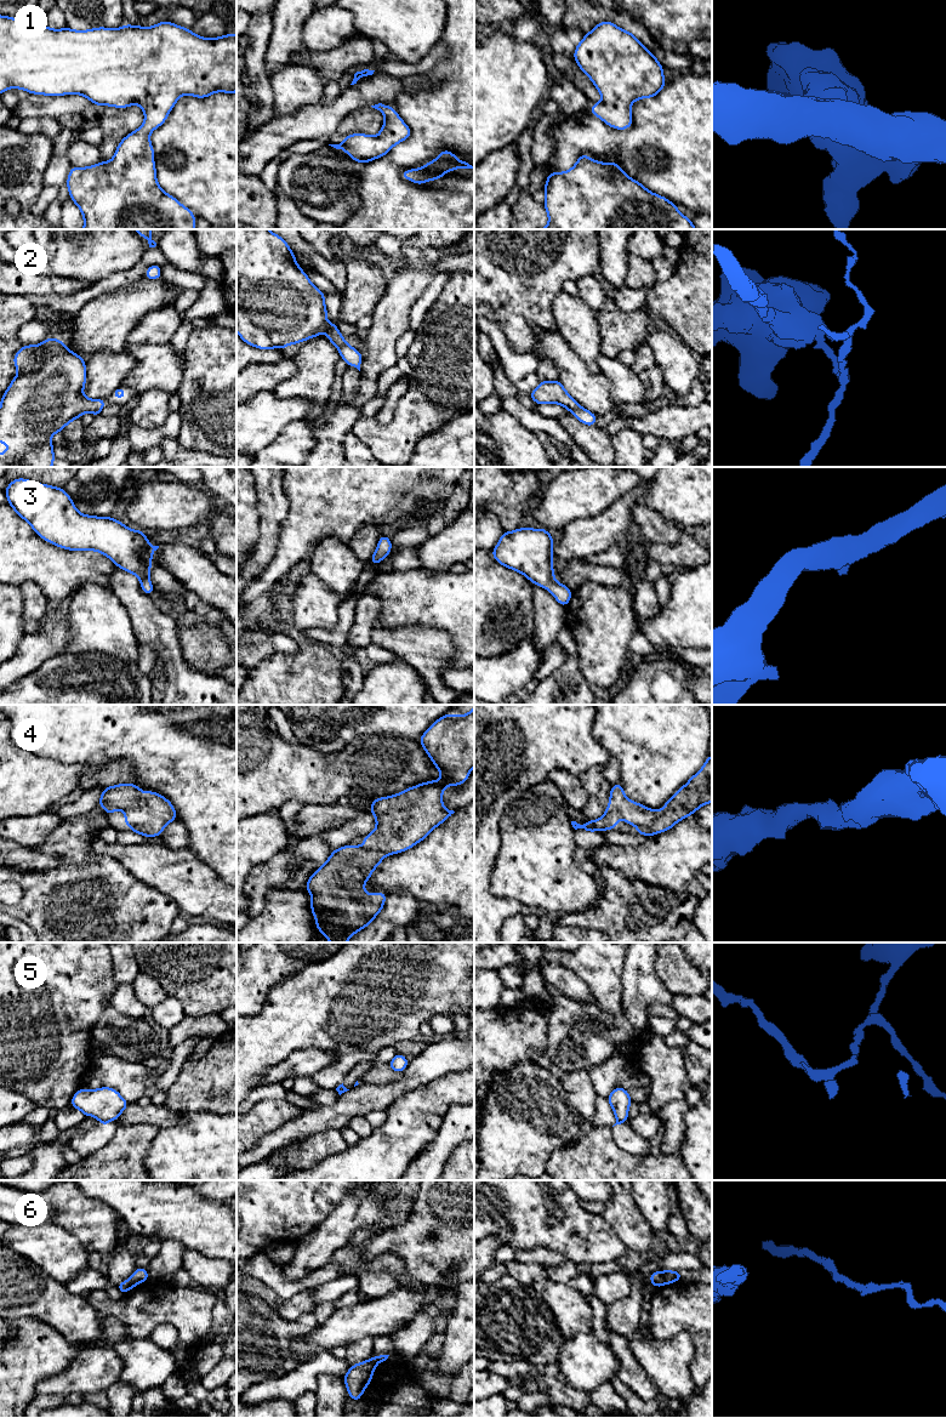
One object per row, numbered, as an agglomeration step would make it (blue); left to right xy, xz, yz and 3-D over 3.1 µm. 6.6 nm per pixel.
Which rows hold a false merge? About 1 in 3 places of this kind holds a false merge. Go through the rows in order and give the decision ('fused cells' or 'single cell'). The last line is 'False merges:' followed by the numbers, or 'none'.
1: single cell
2: fused cells
3: single cell
4: single cell
5: fused cells
6: fused cells
False merges: 2, 5, 6

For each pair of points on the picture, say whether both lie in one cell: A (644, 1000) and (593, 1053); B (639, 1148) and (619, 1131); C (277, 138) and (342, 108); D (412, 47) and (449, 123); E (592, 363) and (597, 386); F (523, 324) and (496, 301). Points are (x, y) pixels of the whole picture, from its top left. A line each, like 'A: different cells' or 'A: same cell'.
A: same cell
B: same cell
C: same cell
D: different cells
E: different cells
F: same cell

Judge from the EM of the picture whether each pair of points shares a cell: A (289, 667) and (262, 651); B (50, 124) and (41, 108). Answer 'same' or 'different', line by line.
A: different
B: different

